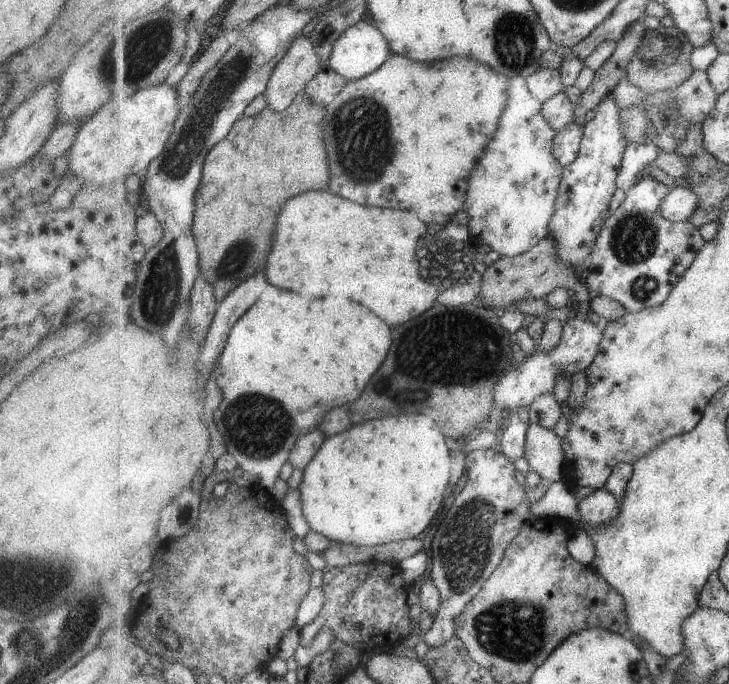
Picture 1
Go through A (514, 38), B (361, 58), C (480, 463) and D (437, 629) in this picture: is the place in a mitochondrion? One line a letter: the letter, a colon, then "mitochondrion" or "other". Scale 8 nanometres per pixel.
A: mitochondrion
B: other
C: other
D: other

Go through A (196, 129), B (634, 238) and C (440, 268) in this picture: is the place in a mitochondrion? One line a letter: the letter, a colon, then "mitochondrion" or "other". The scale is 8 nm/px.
A: mitochondrion
B: mitochondrion
C: mitochondrion

